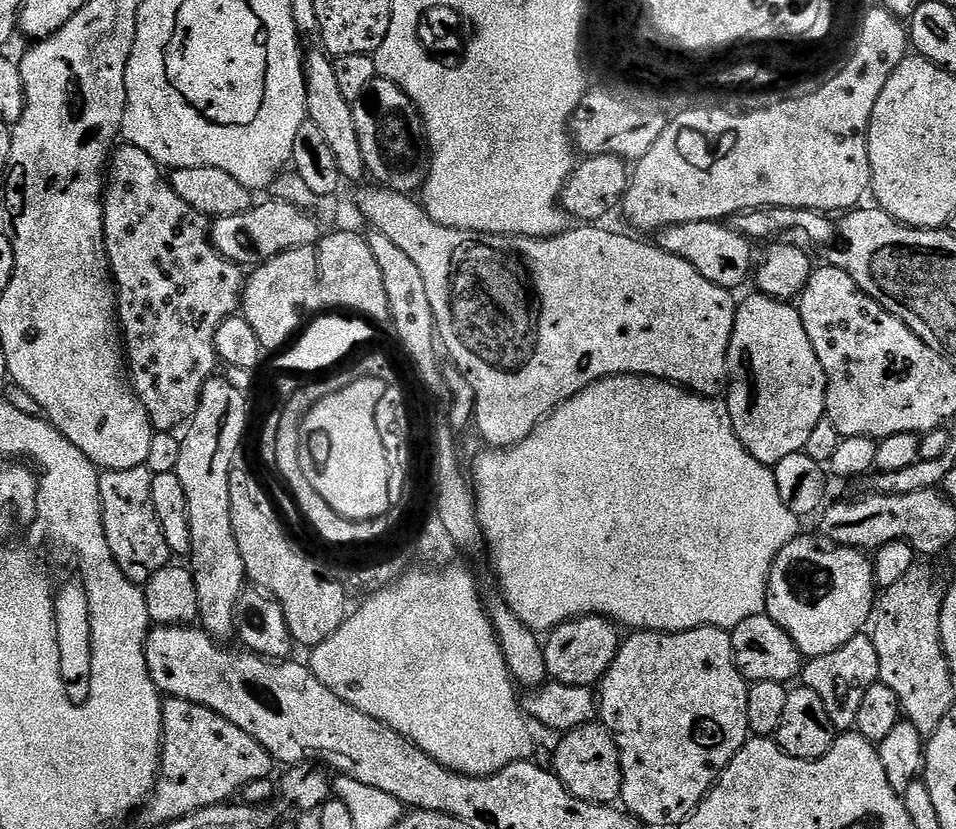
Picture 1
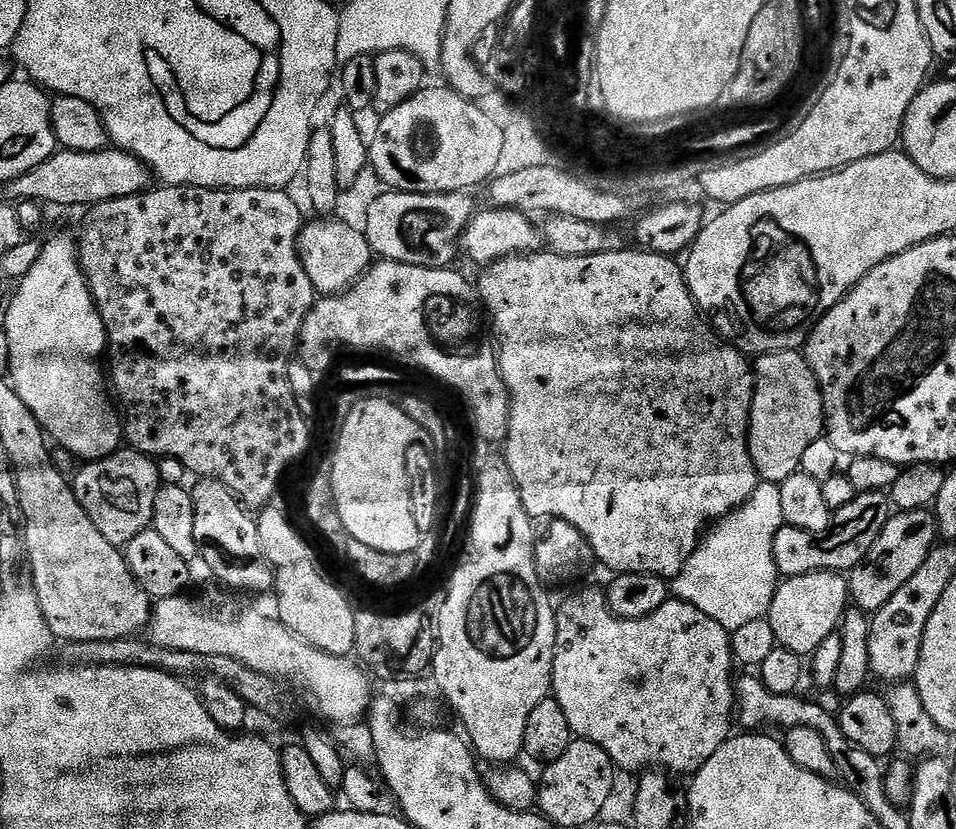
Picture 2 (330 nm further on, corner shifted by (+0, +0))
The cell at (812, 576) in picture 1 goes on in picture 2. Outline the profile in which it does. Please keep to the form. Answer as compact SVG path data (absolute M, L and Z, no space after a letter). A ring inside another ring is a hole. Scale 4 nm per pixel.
M811 572L805 576L787 577L777 587L772 605L768 607L767 619L776 635L776 642L779 647L796 652L801 658L811 657L813 652L818 650L818 646L822 646L822 642L826 642L826 638L830 638L832 632L839 629L844 613L850 607L850 593L848 590L847 579L839 572Z

